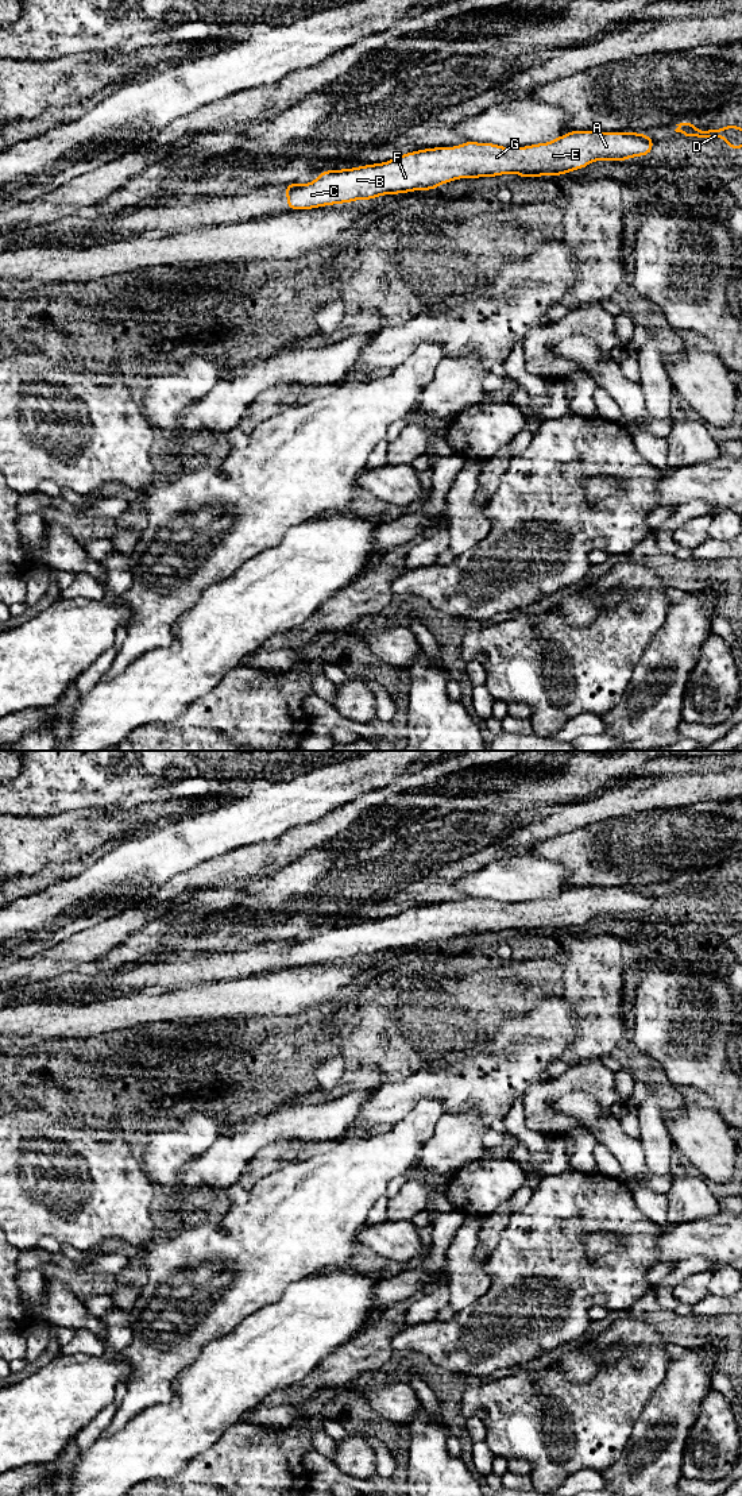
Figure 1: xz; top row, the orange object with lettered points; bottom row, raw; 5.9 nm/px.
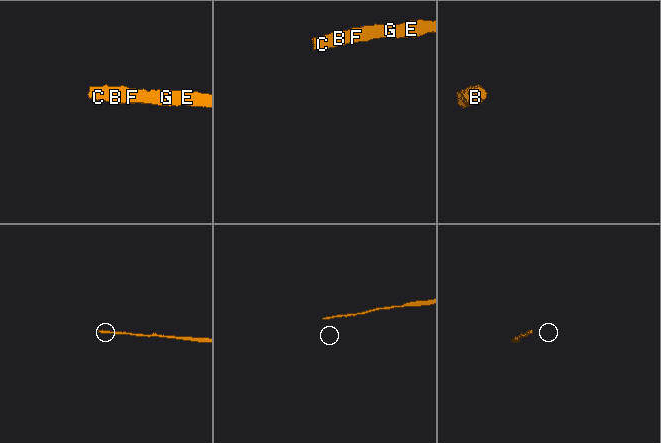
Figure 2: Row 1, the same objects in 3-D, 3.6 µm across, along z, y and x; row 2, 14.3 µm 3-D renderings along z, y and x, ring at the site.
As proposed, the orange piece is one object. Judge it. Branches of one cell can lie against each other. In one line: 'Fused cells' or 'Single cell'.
Single cell

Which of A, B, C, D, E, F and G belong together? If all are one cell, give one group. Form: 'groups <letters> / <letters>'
groups A B C D E F G

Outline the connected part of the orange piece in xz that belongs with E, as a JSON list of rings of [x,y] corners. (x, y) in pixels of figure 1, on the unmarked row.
[[[575,886],[550,898],[525,903],[465,897],[460,902],[432,903],[397,911],[391,917],[324,926],[309,940],[285,941],[287,967],[314,965],[378,952],[434,946],[461,934],[519,930],[529,933],[565,932],[594,917],[623,918],[650,911],[654,895],[639,888]]]

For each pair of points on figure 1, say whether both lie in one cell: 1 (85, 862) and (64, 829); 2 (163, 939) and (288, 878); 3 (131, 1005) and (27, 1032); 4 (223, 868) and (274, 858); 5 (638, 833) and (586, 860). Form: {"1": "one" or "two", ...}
{"1": "two", "2": "one", "3": "one", "4": "one", "5": "one"}

